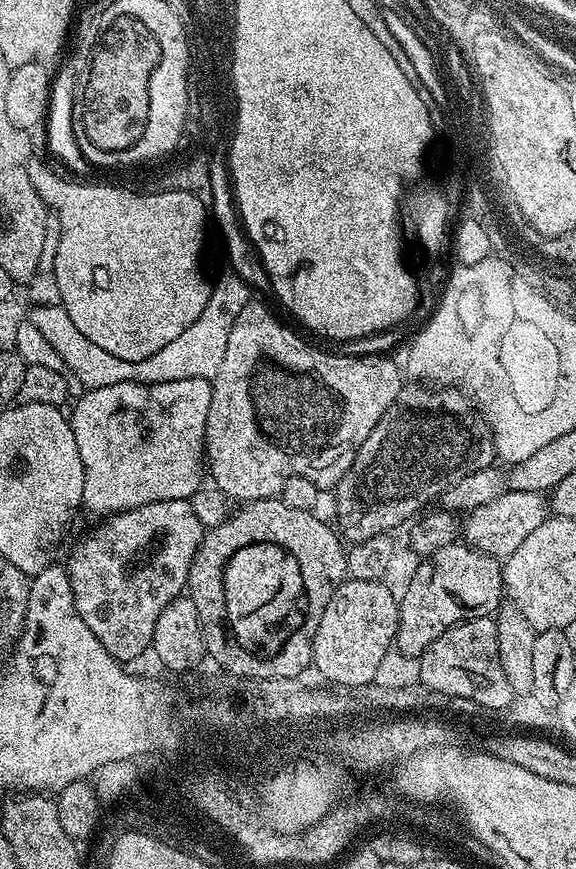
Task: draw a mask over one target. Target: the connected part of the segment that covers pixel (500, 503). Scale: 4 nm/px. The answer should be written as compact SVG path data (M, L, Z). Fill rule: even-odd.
M497 491L490 502L469 511L463 517L464 526L462 522L463 543L469 548L477 548L487 556L497 558L507 558L546 519L546 500L541 493L503 491Z

